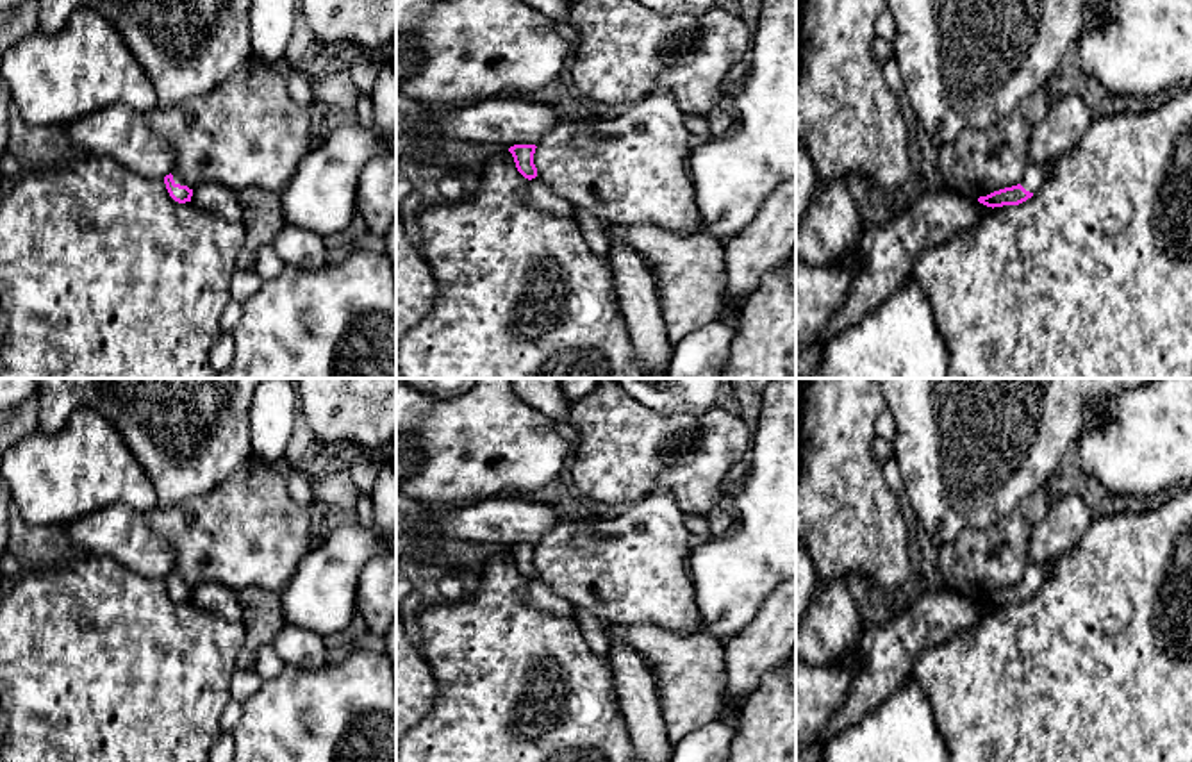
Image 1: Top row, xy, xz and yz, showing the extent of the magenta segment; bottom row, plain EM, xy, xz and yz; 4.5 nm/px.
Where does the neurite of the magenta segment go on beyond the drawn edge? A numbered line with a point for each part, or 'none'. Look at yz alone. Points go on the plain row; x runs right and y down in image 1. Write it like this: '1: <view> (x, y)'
1: yz (1035, 575)

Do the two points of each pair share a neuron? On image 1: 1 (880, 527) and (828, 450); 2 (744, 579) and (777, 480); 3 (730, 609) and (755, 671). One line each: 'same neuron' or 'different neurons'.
1: same neuron
2: same neuron
3: different neurons

